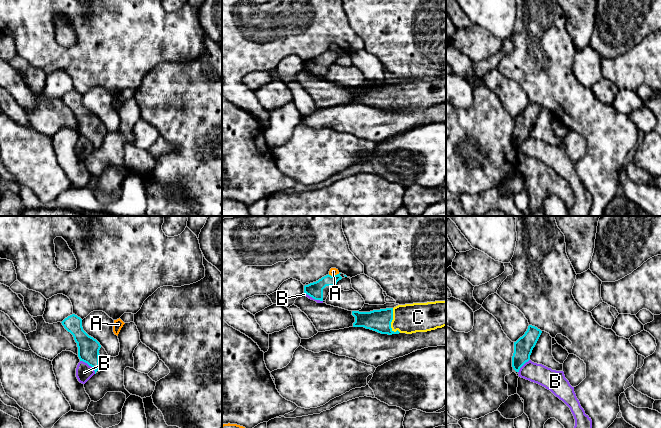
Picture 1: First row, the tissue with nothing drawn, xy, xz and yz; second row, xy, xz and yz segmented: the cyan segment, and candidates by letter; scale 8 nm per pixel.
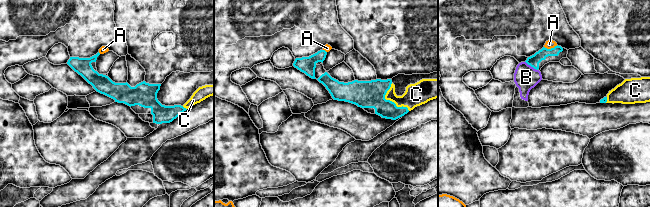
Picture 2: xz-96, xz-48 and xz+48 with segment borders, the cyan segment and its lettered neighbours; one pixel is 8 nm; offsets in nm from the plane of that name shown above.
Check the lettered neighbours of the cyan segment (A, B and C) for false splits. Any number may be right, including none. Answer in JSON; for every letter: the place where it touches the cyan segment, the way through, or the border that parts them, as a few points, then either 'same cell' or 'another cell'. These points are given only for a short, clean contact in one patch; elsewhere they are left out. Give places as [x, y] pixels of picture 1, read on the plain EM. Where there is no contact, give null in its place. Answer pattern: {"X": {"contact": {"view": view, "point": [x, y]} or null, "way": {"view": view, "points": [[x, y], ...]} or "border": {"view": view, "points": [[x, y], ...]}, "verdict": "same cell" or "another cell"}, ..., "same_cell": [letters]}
{"A": {"contact": {"view": "xz", "point": [333, 52]}, "border": {"view": "xz", "points": [[339, 49], [334, 51], [328, 50]]}, "verdict": "another cell"}, "B": {"contact": {"view": "xy", "point": [89, 141]}, "border": {"view": "xy", "points": [[80, 136], [87, 139], [95, 149]]}, "verdict": "another cell"}, "C": {"contact": {"view": "xz", "point": [390, 99]}, "way": {"view": "xz", "points": [[380, 96], [390, 99], [399, 95], [418, 93]]}, "verdict": "same cell"}, "same_cell": ["C"]}

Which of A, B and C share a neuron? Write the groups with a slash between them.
A / B / C

